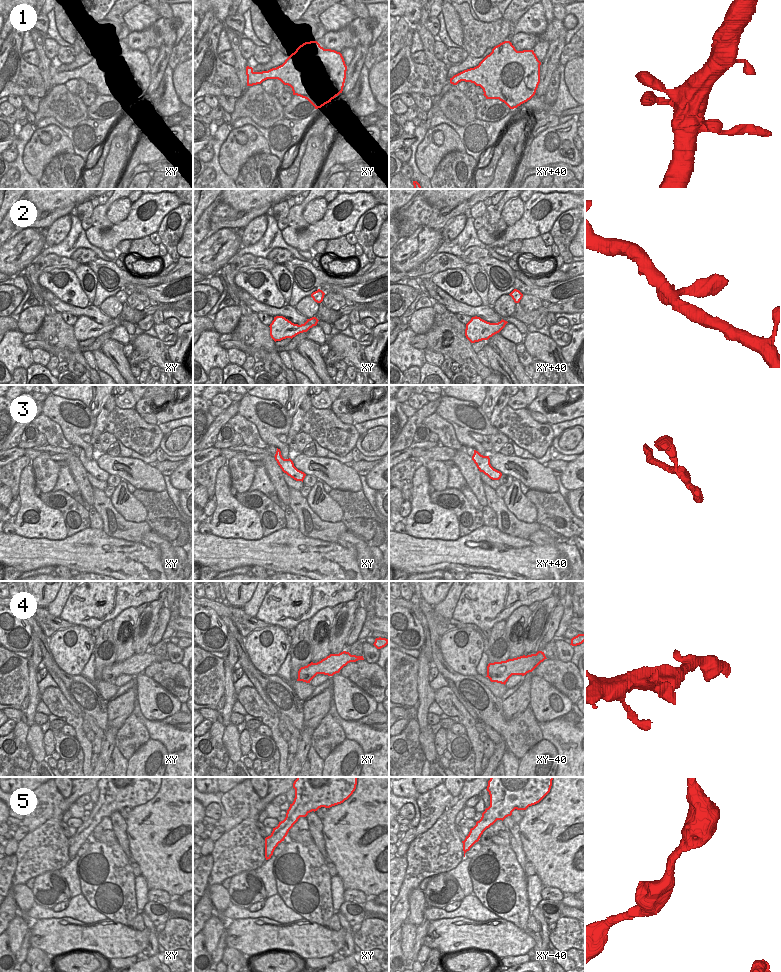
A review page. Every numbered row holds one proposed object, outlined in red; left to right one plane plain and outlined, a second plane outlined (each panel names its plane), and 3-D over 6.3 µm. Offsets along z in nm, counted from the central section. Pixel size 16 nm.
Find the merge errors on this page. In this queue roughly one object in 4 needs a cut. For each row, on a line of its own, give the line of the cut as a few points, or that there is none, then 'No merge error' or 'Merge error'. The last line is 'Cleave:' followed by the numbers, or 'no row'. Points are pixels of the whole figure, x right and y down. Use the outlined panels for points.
1: No split. No merge error
2: No split. No merge error
3: No split. No merge error
4: No split. No merge error
5: No split. No merge error
Cleave: no row.

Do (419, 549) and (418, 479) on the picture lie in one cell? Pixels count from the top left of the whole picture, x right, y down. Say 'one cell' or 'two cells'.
two cells

